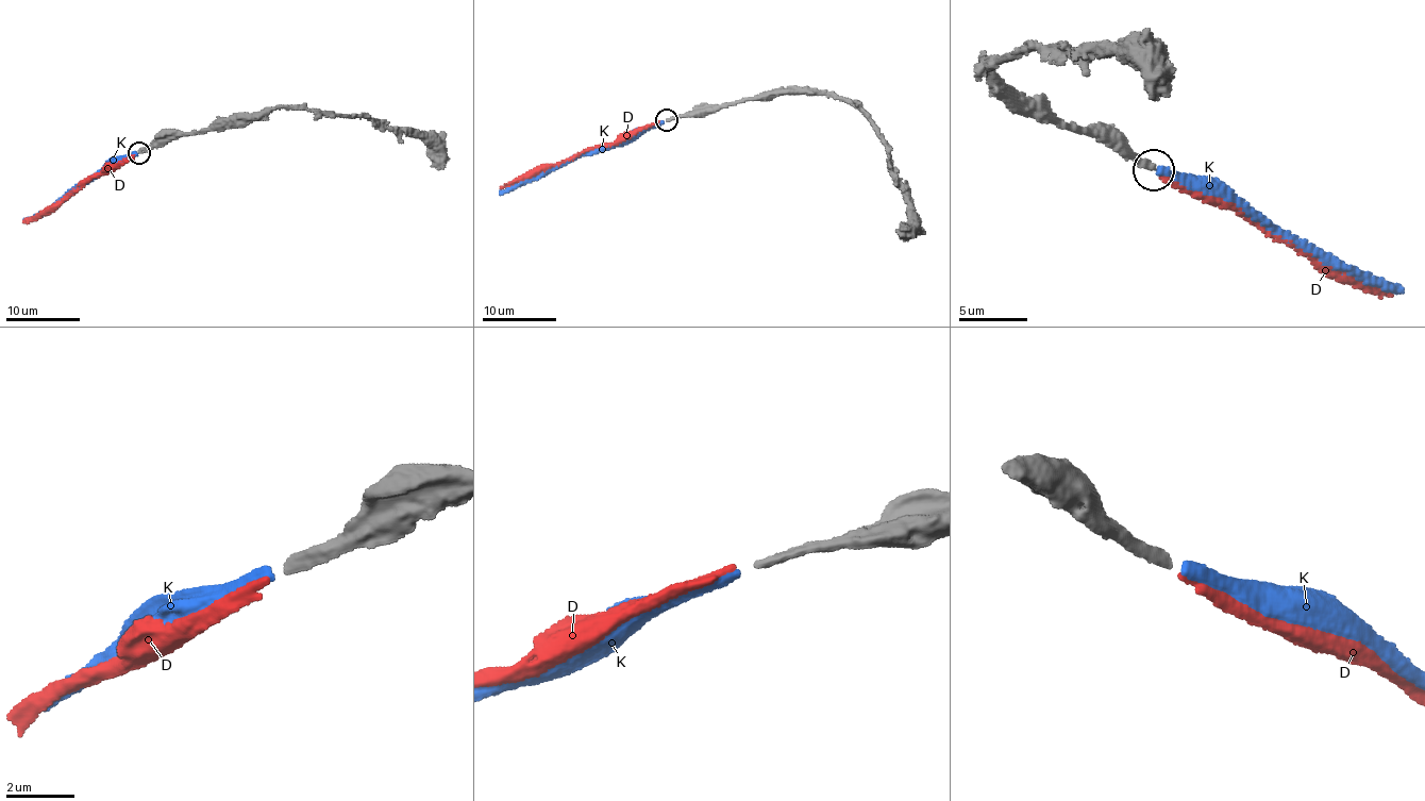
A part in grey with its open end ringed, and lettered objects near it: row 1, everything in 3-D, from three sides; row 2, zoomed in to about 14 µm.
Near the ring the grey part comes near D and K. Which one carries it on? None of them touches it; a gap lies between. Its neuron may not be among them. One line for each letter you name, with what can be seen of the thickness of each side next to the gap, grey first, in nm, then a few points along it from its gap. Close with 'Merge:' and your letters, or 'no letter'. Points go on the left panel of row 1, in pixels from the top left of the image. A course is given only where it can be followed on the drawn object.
K: 320/360 nm | via (136, 153), (112, 160), (100, 173), (74, 184), (51, 209), (26, 217), (24, 221)
Merge: K

